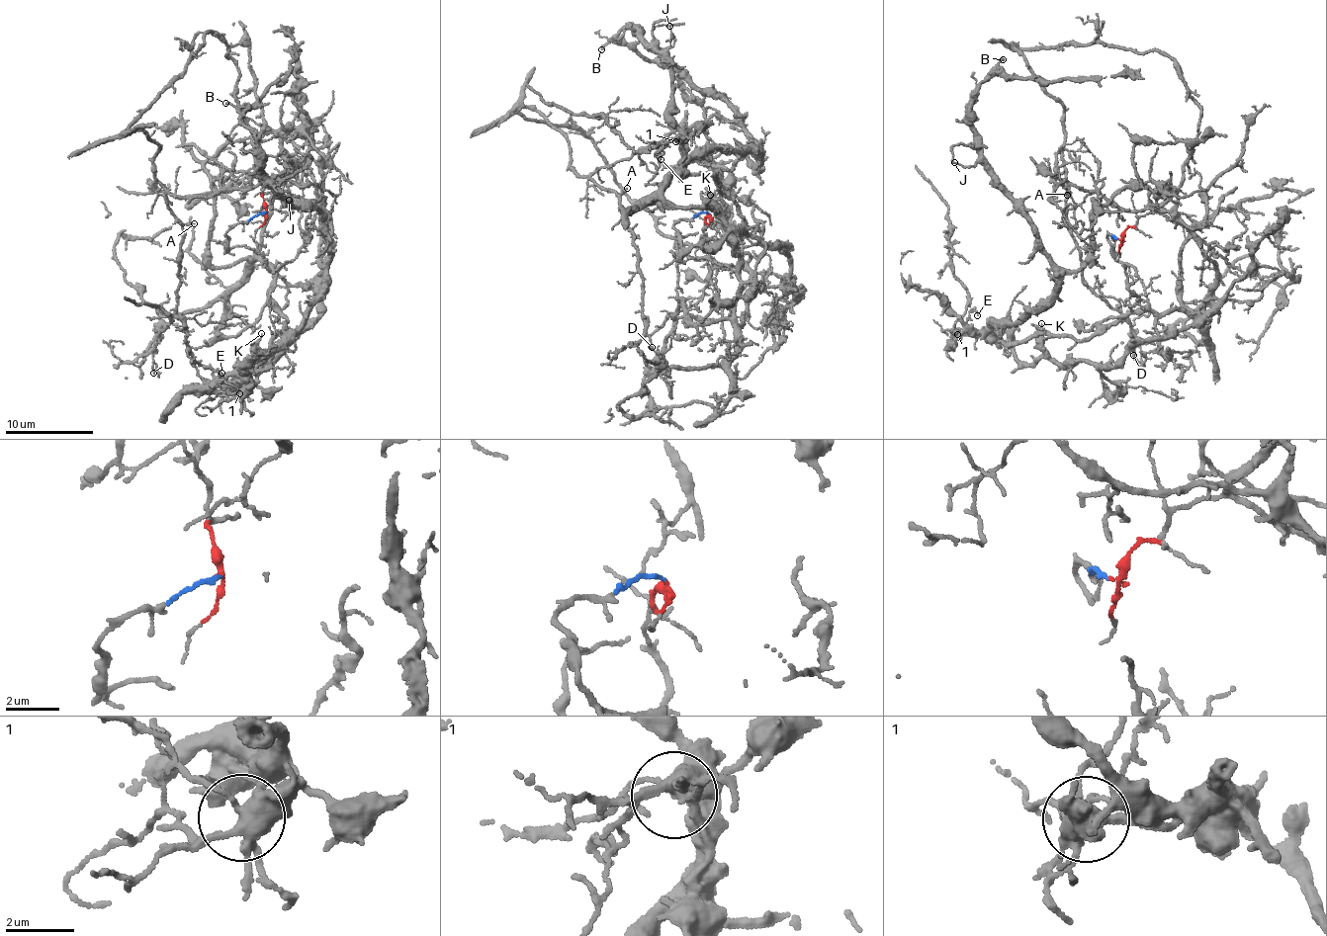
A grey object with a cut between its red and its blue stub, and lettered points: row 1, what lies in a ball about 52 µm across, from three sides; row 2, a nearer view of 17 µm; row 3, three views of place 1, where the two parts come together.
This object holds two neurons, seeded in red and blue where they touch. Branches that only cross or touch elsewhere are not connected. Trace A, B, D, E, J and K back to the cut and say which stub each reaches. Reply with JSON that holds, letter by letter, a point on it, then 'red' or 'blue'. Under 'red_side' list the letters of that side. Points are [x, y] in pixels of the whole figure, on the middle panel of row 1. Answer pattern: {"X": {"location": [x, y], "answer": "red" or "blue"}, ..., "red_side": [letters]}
{"A": {"location": [627, 188], "answer": "red"}, "B": {"location": [601, 49], "answer": "blue"}, "D": {"location": [652, 347], "answer": "red"}, "E": {"location": [661, 159], "answer": "blue"}, "J": {"location": [669, 26], "answer": "blue"}, "K": {"location": [710, 195], "answer": "blue"}, "red_side": ["A", "D"]}

